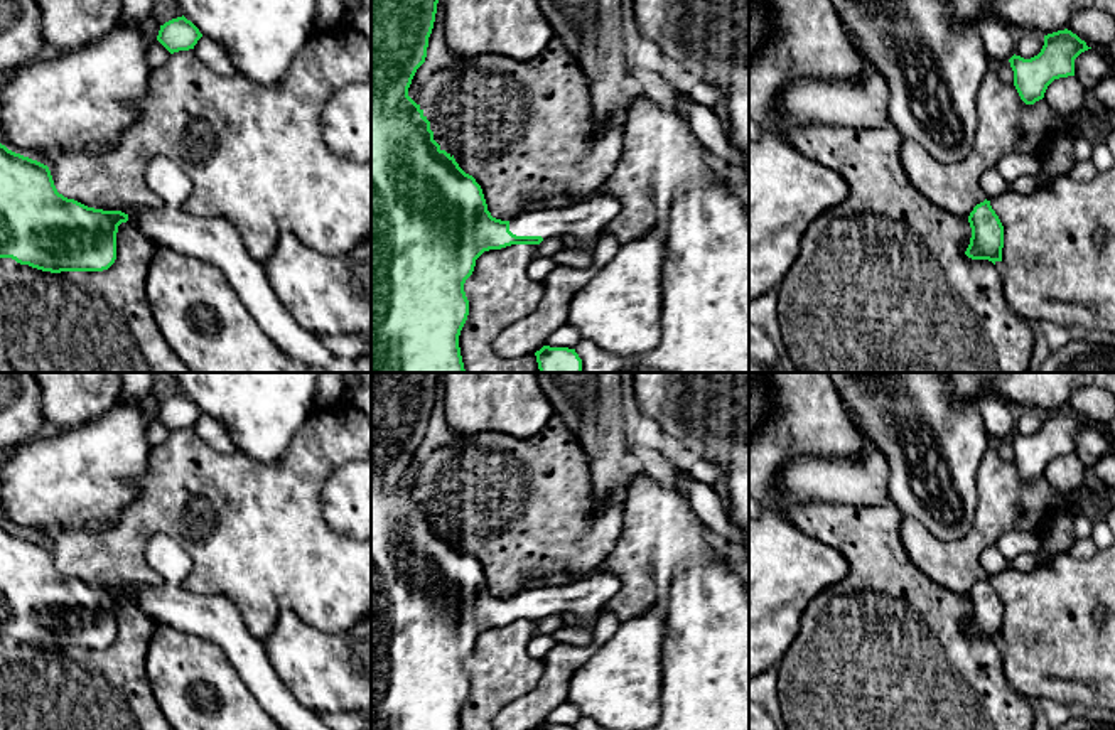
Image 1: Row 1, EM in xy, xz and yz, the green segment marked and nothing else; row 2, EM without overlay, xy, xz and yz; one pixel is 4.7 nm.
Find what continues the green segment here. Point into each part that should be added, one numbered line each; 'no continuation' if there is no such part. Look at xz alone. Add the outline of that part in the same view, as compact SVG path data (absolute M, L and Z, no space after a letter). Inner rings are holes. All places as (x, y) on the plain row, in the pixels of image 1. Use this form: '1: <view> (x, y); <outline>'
1: xz (584, 597); M595 573L558 587L535 587L509 597L516 614L575 614L580 622L552 634L558 644L585 647L592 642L594 624L602 607L616 597L621 580L612 573Z

